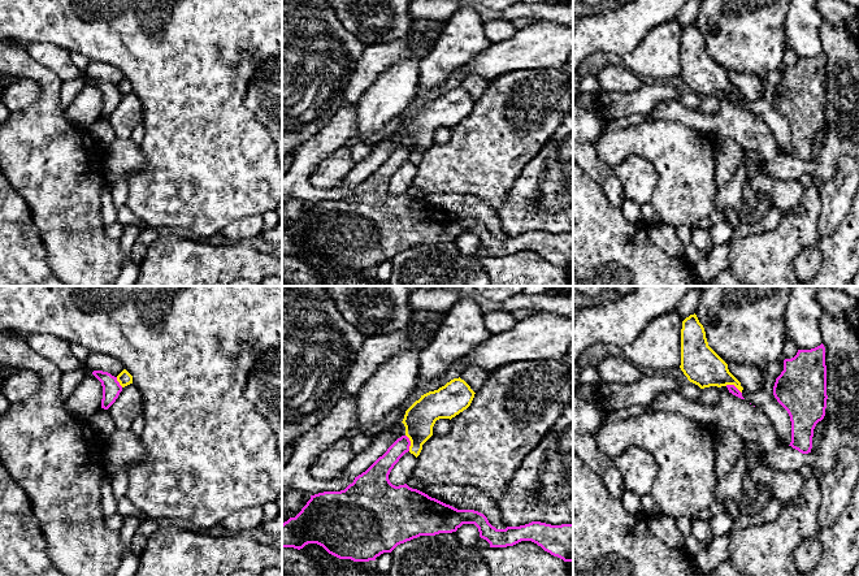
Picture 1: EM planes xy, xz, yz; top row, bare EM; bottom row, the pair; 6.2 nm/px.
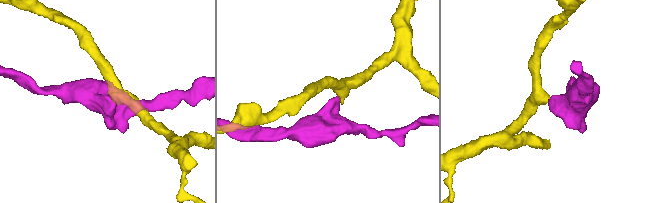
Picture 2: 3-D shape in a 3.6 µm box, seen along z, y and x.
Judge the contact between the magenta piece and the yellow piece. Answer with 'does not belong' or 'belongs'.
does not belong

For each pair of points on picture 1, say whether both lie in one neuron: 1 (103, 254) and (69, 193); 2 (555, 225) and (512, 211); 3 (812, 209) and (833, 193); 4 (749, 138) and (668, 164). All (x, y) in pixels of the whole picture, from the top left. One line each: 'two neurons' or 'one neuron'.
1: one neuron
2: one neuron
3: two neurons
4: two neurons

